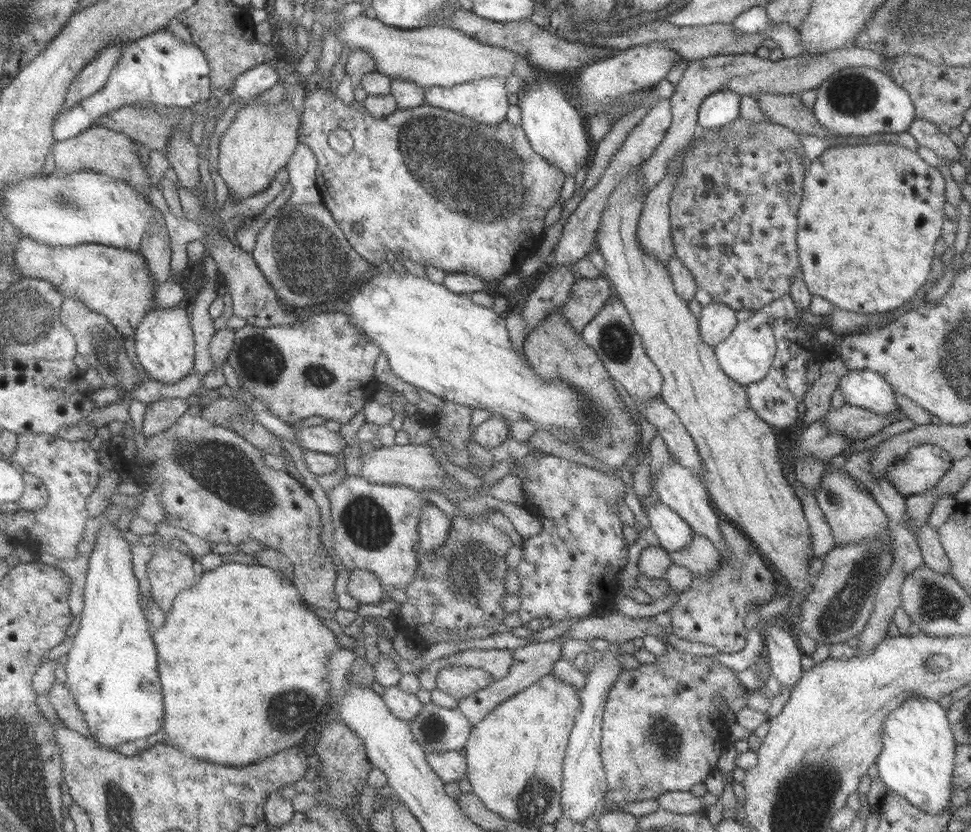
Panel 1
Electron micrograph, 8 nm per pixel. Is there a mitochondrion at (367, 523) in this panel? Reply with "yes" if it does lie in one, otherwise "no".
yes

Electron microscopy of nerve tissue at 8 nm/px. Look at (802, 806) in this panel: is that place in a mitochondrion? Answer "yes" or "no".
yes

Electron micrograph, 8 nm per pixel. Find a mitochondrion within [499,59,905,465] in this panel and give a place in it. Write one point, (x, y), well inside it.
(851, 94)

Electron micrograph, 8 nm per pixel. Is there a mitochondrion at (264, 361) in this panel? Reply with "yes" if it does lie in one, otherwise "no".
yes

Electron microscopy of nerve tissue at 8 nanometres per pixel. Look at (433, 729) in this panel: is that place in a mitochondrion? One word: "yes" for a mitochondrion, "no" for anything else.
yes

